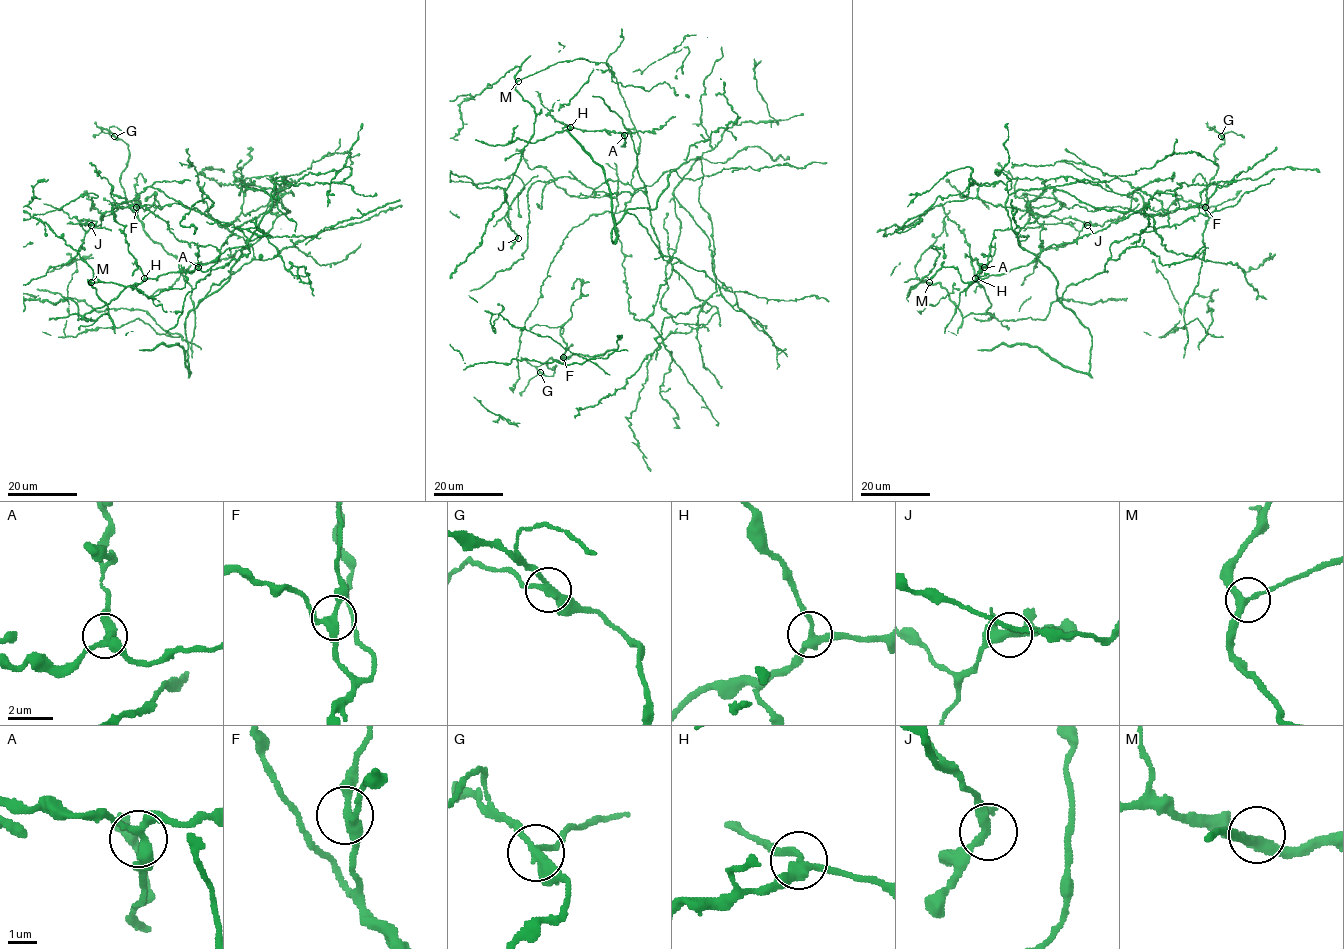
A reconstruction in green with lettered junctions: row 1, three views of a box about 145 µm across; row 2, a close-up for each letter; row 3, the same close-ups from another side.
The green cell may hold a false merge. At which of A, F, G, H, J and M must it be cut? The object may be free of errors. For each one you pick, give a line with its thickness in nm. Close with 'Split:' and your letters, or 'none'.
G: calibre 280 nm
Split: G

